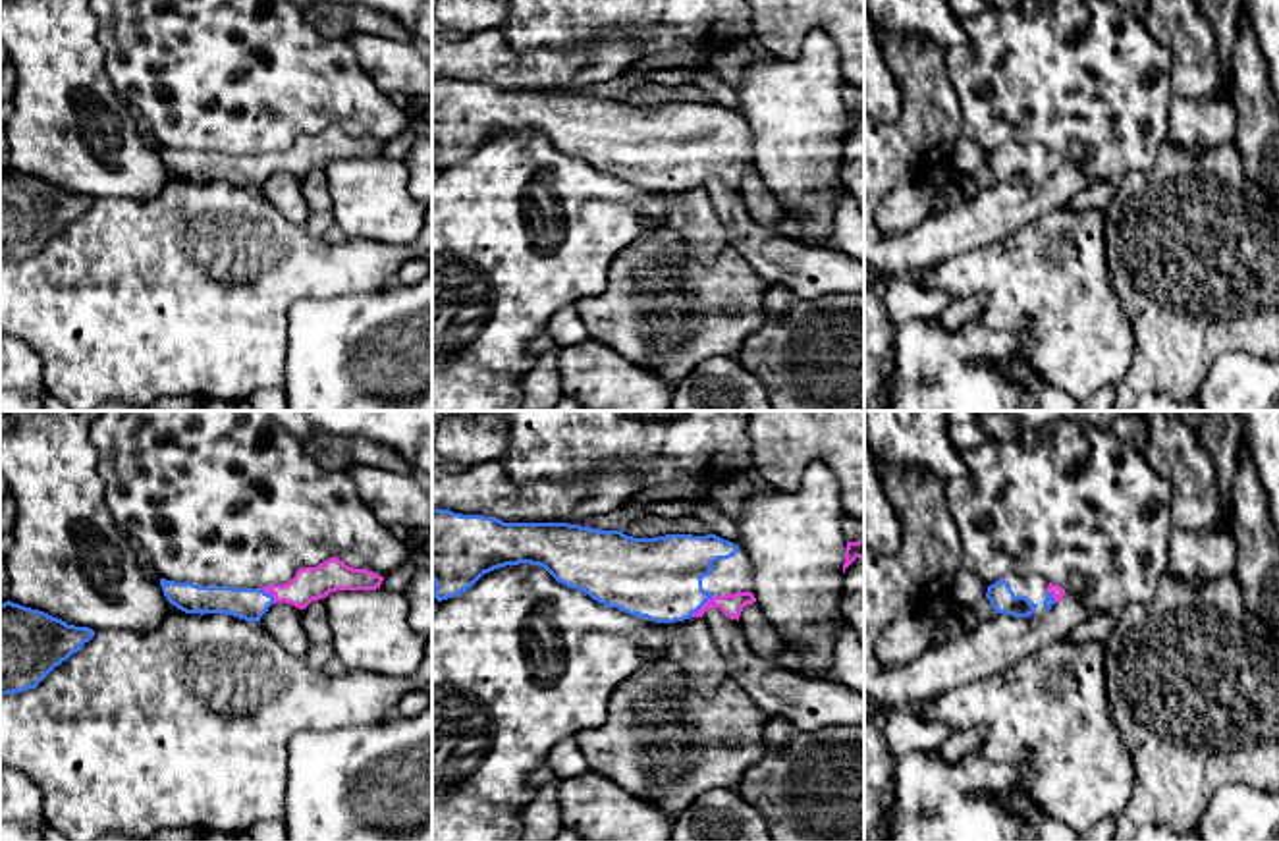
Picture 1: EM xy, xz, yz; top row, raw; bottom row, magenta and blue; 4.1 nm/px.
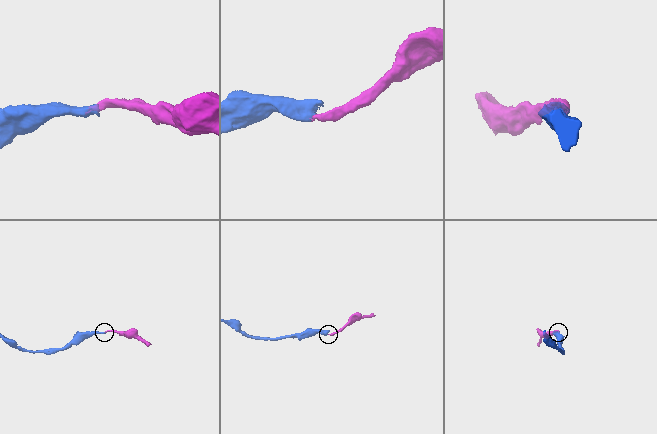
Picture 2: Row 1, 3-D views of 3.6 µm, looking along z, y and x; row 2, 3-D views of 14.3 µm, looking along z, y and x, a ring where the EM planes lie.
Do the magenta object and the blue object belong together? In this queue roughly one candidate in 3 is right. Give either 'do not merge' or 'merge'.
merge

